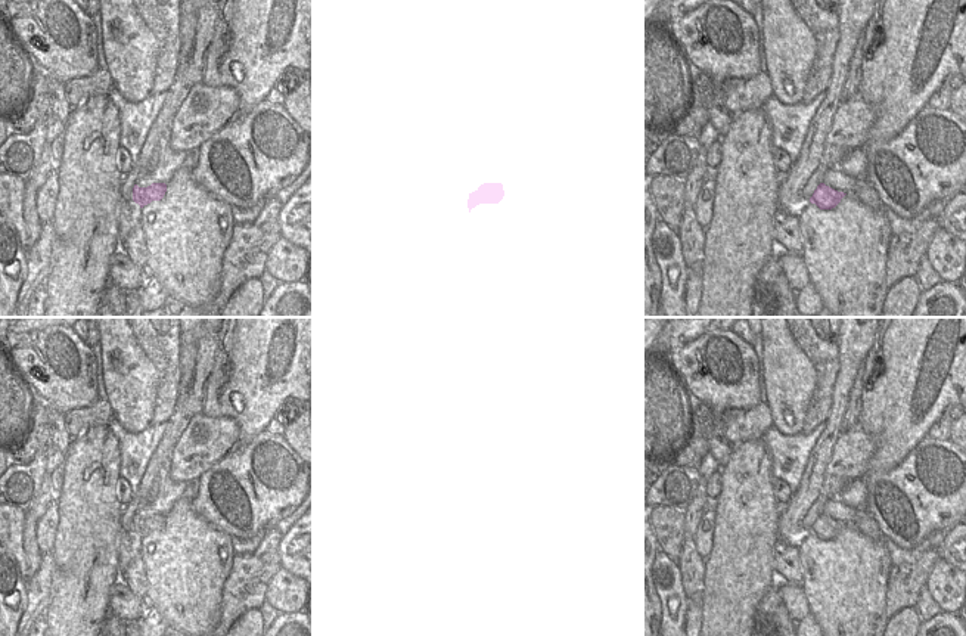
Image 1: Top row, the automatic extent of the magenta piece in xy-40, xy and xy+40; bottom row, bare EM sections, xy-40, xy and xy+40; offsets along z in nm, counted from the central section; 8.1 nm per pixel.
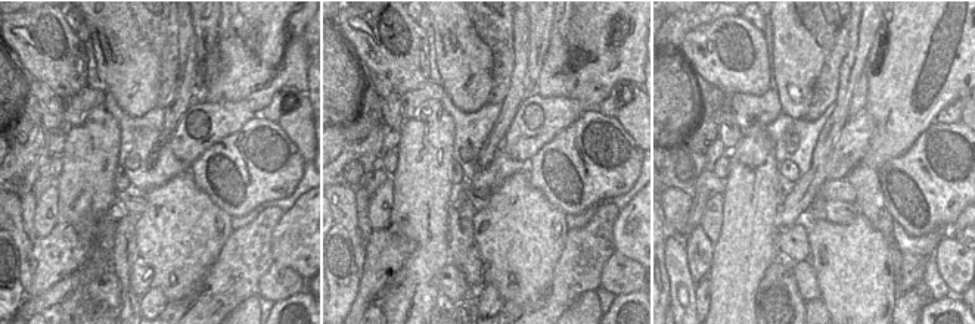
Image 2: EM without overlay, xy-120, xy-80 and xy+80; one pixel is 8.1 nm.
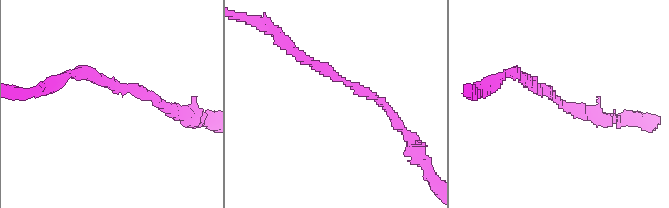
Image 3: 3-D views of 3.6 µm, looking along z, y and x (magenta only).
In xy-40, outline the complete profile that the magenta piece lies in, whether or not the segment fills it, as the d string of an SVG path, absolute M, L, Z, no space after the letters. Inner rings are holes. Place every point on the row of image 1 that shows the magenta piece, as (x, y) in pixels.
M152 183L147 187L139 187L134 184L133 187L133 201L143 208L145 205L150 204L152 201L161 201L167 192L165 183Z

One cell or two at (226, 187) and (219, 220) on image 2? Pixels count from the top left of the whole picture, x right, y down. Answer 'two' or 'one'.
two

